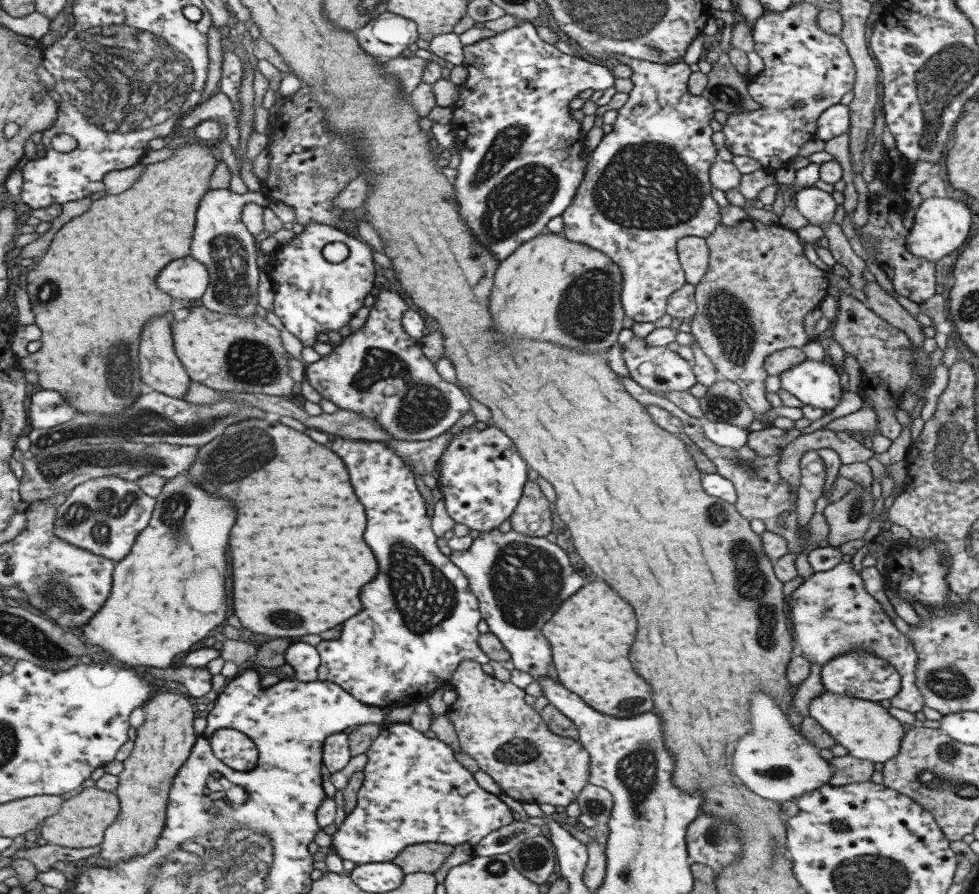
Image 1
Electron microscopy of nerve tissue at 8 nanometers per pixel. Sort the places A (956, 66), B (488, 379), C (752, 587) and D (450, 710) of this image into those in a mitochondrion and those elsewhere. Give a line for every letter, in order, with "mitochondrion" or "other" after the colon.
A: mitochondrion
B: other
C: mitochondrion
D: other

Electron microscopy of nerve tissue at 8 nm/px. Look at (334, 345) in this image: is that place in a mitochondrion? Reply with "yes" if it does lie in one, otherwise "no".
no

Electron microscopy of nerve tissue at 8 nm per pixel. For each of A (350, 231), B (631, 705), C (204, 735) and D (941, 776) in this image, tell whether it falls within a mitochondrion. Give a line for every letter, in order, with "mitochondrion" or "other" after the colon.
A: other
B: mitochondrion
C: other
D: mitochondrion

